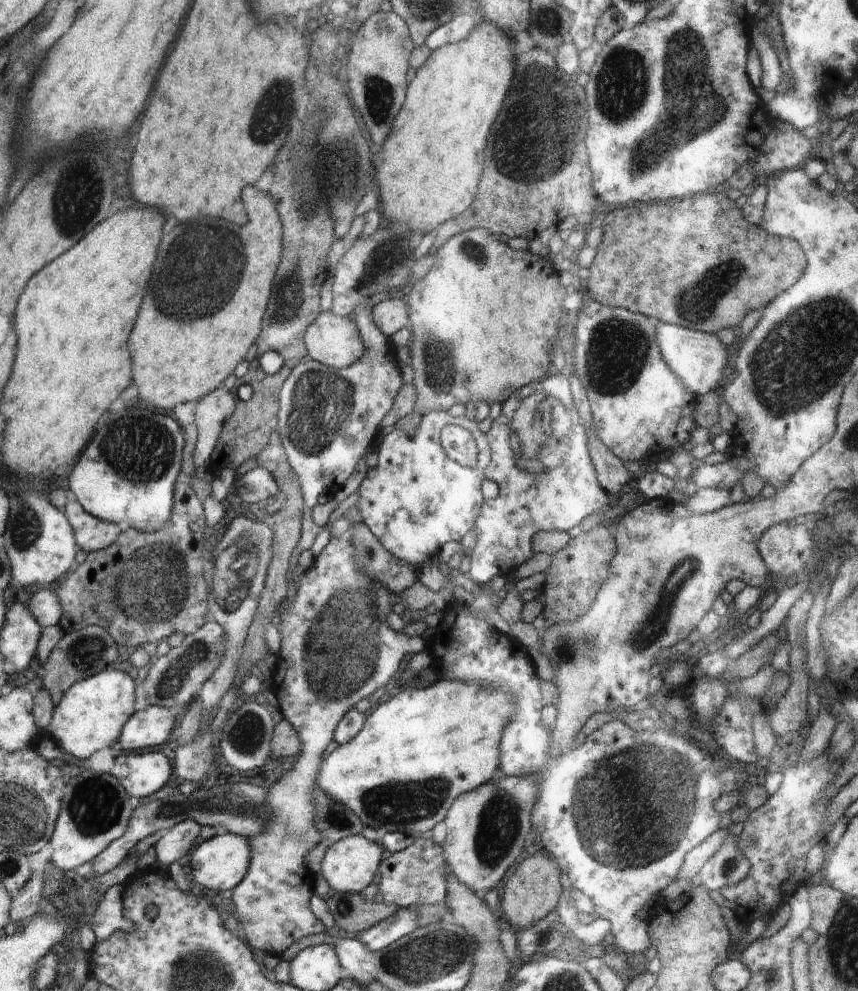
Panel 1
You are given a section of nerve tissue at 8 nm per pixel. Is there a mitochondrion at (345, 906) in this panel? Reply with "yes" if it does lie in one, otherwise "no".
yes

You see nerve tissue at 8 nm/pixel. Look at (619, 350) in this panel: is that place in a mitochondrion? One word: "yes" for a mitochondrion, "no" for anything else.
yes

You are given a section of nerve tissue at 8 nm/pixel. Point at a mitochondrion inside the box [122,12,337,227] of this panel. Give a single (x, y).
(267, 127)

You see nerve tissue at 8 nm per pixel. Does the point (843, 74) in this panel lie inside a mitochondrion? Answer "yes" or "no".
no

